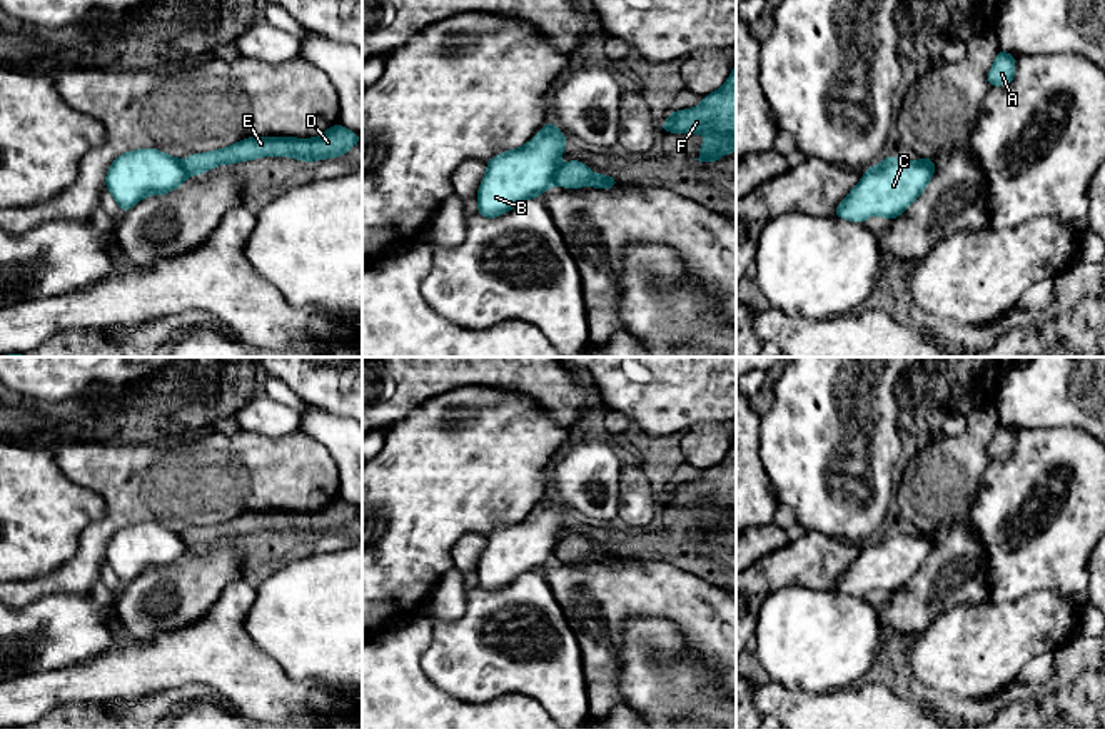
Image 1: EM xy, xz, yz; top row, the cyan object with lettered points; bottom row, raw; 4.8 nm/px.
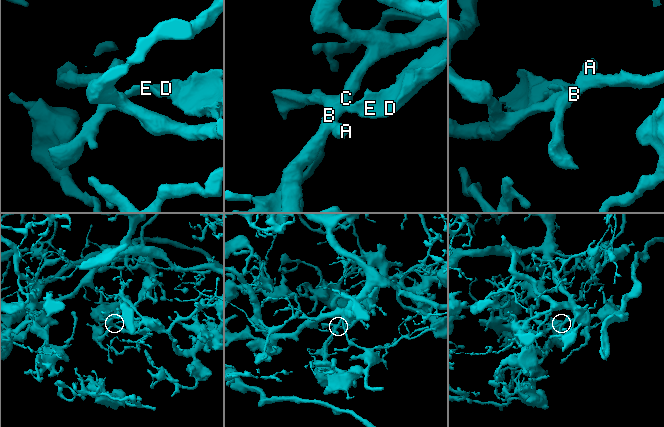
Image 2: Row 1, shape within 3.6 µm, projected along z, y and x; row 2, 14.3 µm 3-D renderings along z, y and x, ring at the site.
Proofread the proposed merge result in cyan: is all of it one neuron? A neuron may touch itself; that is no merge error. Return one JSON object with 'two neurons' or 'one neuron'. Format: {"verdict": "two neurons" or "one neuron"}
{"verdict": "two neurons"}

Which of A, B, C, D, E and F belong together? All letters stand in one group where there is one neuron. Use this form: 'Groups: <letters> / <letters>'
Groups: A B C / D E F

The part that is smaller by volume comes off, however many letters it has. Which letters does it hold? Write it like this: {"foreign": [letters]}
{"foreign": ["D", "E", "F"]}

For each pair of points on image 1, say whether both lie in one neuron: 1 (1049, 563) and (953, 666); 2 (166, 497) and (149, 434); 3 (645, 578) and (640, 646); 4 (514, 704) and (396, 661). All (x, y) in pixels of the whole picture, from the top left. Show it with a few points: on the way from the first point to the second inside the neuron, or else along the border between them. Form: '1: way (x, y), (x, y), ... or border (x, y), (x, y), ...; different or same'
1: border (1054, 591), (1032, 591), (999, 603), (987, 601); different
2: border (137, 444), (166, 446); different
3: border (680, 628), (661, 619), (631, 618), (618, 649); different
4: way (484, 711), (441, 711), (421, 691); same

